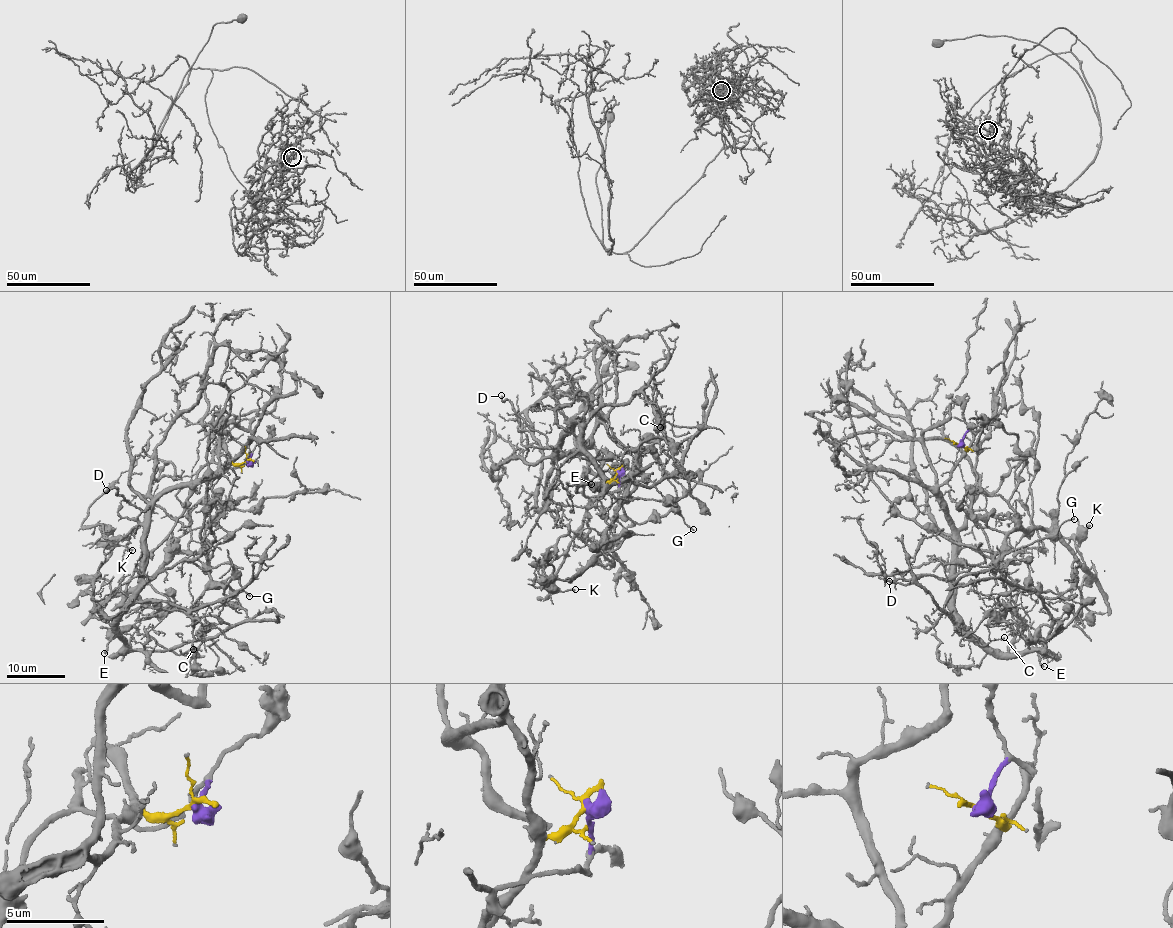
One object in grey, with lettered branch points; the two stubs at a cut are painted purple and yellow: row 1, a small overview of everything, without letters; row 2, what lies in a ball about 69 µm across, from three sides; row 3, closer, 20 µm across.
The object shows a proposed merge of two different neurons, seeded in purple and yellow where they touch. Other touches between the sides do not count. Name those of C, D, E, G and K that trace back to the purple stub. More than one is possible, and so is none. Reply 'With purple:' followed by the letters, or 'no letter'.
With purple: E

